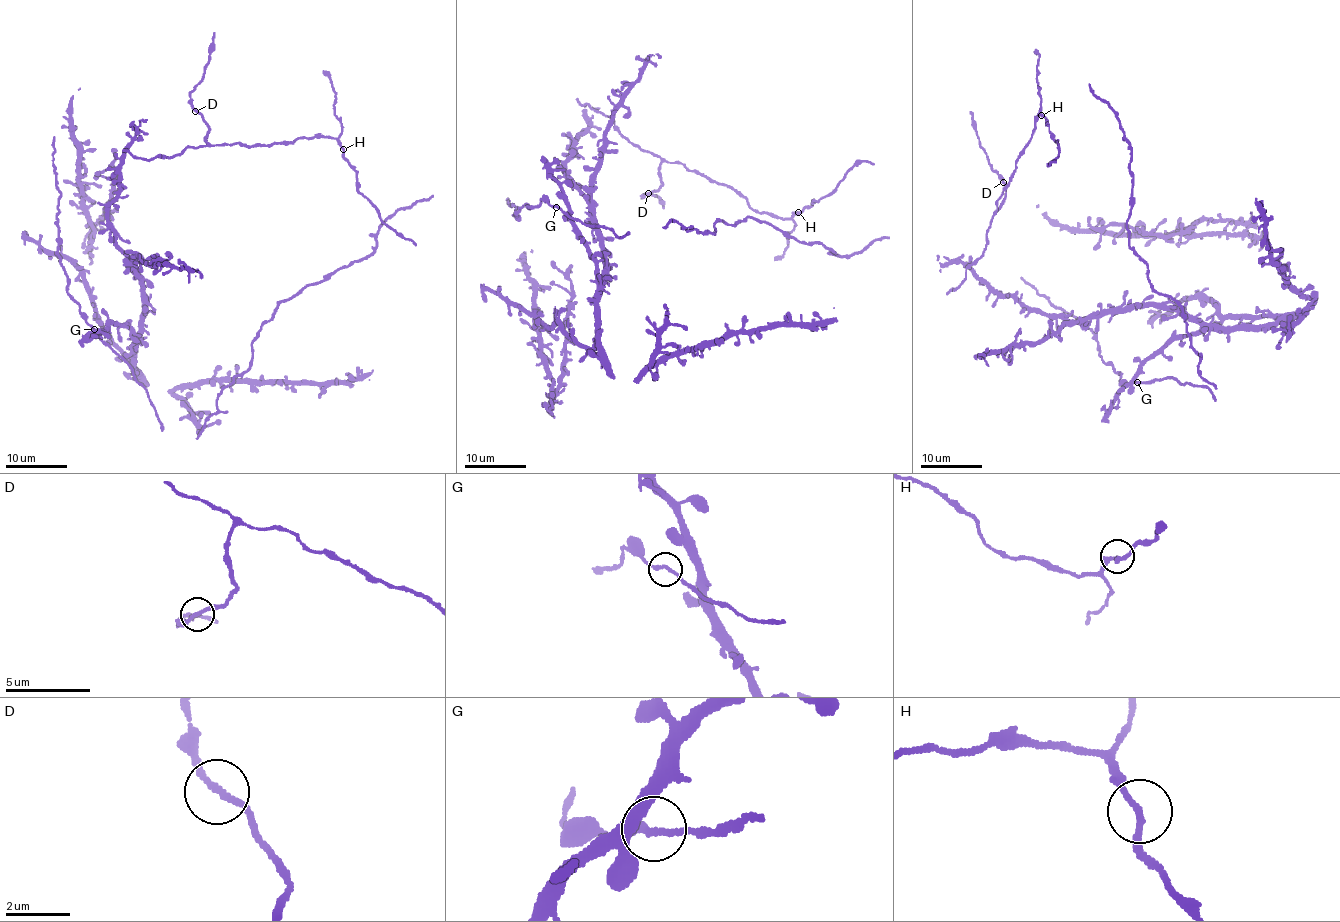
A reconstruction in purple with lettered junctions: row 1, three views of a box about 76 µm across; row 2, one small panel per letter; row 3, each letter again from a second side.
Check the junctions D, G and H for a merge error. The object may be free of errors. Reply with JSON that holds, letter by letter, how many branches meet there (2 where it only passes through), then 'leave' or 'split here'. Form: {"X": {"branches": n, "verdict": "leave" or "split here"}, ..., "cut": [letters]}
{"D": {"branches": 2, "verdict": "leave"}, "G": {"branches": 2, "verdict": "leave"}, "H": {"branches": 2, "verdict": "leave"}, "cut": []}

